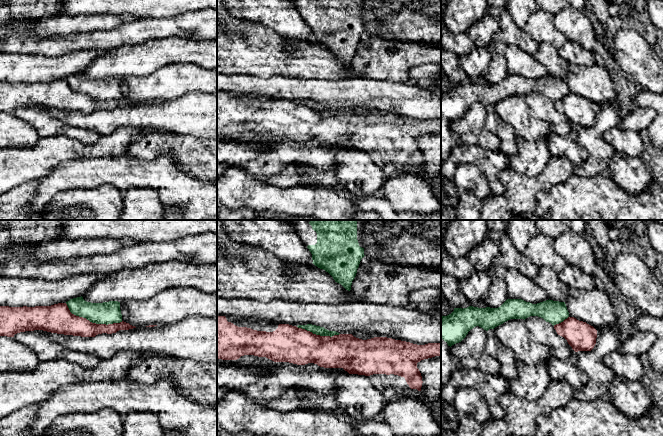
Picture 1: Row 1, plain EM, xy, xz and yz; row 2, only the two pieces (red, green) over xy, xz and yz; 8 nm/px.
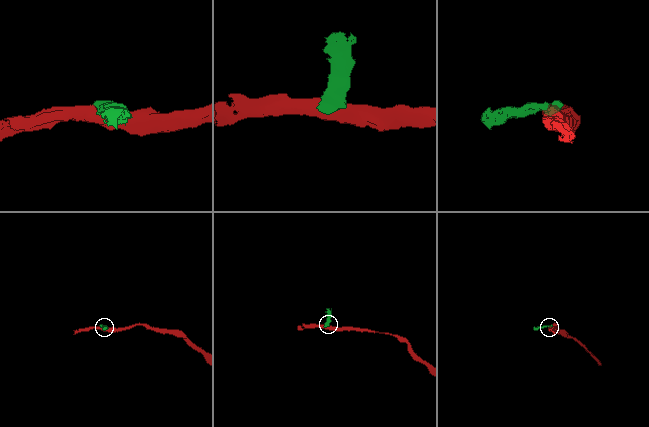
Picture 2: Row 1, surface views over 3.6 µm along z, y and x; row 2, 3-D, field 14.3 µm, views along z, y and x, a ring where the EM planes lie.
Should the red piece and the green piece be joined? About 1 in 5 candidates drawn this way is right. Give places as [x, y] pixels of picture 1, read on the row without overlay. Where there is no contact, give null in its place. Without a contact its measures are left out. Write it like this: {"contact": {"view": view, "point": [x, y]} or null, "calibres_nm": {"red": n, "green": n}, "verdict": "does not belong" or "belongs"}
{"contact": {"view": "xy", "point": [91, 98]}, "calibres_nm": {"red": 220, "green": 180}, "verdict": "does not belong"}

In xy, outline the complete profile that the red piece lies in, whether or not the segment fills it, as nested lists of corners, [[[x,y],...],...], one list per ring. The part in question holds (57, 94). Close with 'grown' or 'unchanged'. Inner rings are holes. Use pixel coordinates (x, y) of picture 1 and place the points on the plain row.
[[[66,79],[51,82],[9,83],[0,82],[0,112],[14,113],[25,107],[43,106],[51,109],[81,113],[116,109],[136,104],[124,97],[113,100],[96,100],[72,90]]]; unchanged

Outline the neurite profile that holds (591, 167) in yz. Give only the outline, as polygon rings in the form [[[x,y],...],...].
[[[614,101],[597,106],[596,120],[591,127],[575,128],[574,136],[587,152],[588,158],[584,163],[573,168],[573,175],[591,177],[606,174],[608,161],[615,150],[604,140],[603,135],[607,130],[620,126],[621,121],[620,111]]]

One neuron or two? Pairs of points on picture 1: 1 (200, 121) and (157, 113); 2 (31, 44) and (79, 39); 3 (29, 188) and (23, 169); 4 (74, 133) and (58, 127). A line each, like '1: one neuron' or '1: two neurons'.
1: one neuron
2: one neuron
3: two neurons
4: one neuron

